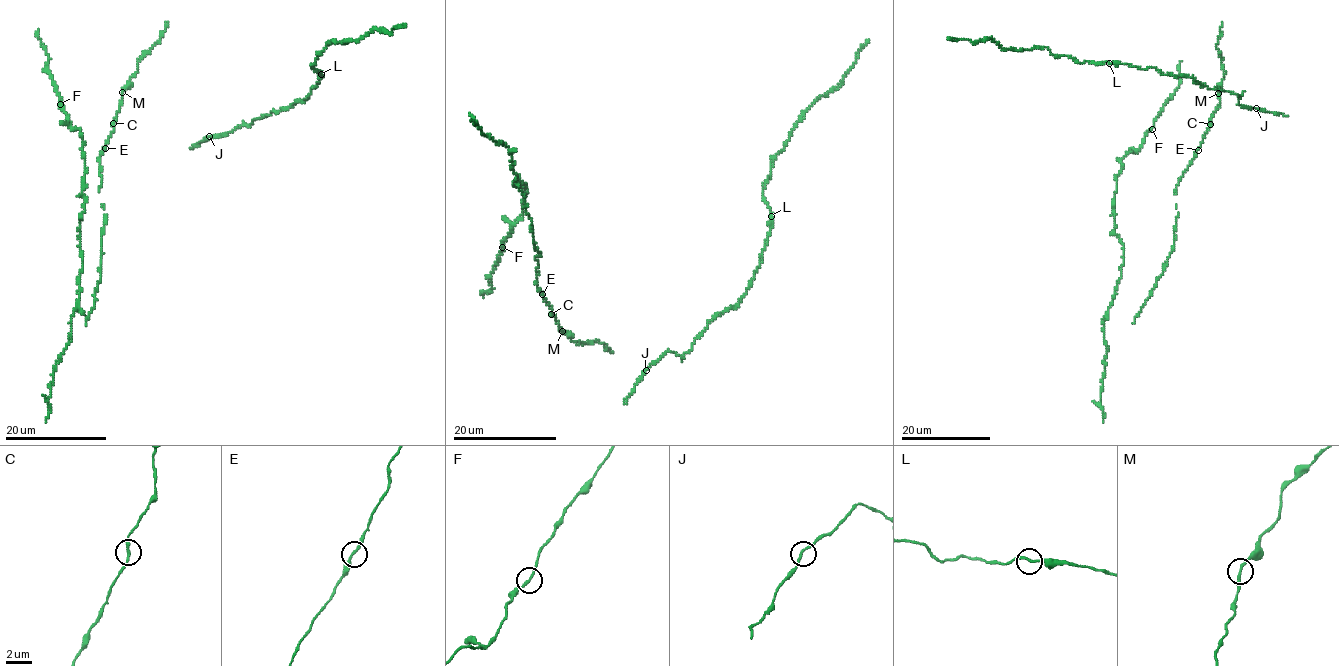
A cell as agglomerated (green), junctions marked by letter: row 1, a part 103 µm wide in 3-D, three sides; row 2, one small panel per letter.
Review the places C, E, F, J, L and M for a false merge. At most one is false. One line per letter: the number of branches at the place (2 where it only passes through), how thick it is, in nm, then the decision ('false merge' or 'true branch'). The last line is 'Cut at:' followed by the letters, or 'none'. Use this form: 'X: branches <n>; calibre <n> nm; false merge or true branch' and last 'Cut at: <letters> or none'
C: branches 2; calibre 200 nm; true branch
E: branches 2; calibre 190 nm; true branch
F: branches 2; calibre 180 nm; true branch
J: branches 2; calibre 200 nm; true branch
L: branches 2; calibre 180 nm; true branch
M: branches 2; calibre 190 nm; true branch
Cut at: none

